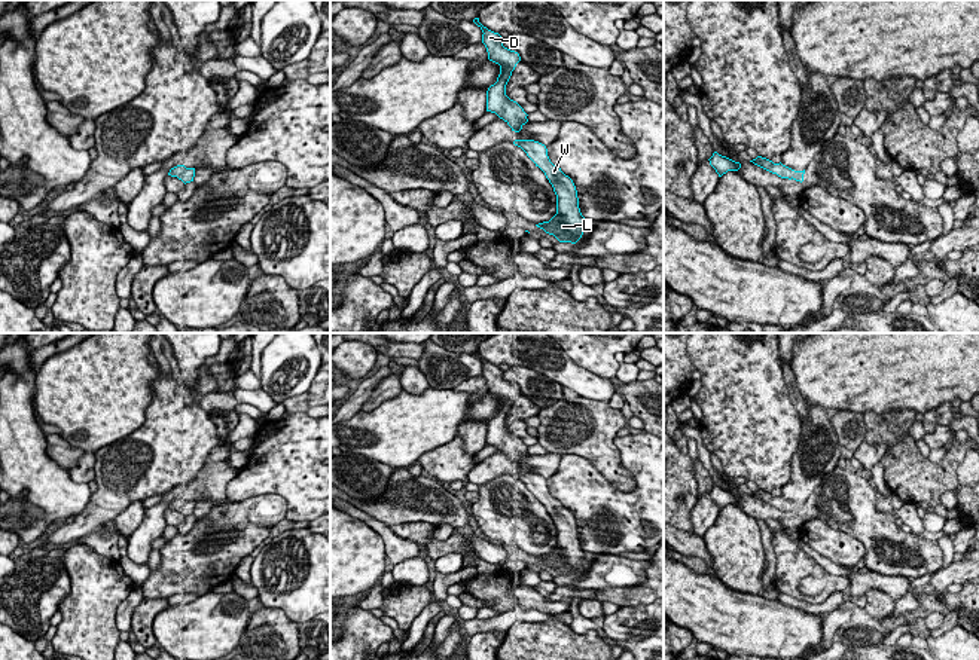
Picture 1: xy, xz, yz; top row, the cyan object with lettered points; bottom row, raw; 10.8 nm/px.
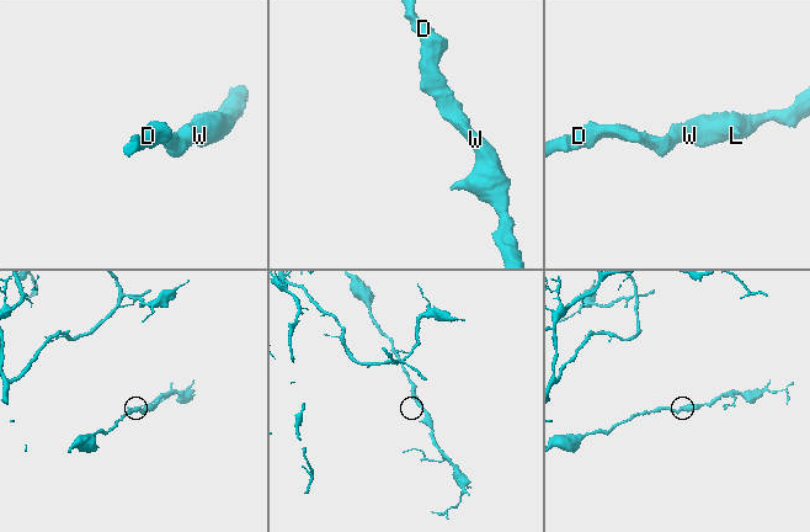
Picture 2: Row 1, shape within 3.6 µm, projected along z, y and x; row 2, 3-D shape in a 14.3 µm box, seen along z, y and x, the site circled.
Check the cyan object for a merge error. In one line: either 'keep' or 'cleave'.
keep

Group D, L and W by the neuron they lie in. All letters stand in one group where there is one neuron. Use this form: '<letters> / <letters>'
D L W

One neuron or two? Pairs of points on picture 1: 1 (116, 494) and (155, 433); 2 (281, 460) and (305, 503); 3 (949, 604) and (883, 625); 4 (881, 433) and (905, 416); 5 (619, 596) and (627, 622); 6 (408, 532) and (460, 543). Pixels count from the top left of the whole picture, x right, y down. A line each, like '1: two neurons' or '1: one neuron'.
1: one neuron
2: one neuron
3: one neuron
4: one neuron
5: two neurons
6: one neuron

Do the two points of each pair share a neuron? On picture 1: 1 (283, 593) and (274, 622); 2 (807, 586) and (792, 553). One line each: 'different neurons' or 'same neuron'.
1: different neurons
2: different neurons

